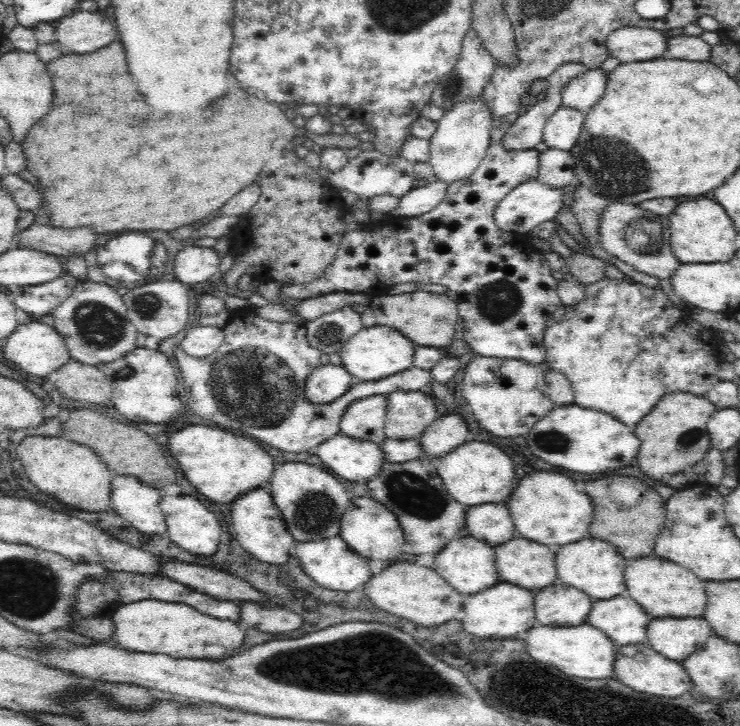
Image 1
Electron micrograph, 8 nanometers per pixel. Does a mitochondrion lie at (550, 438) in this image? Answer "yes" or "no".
yes

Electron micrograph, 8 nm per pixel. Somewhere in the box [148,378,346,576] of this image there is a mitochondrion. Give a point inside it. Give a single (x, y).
(314, 514)

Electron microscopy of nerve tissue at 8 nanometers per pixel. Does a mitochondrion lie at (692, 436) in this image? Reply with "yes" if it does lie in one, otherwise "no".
yes

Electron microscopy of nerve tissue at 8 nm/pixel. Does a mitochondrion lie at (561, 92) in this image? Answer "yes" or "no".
no

